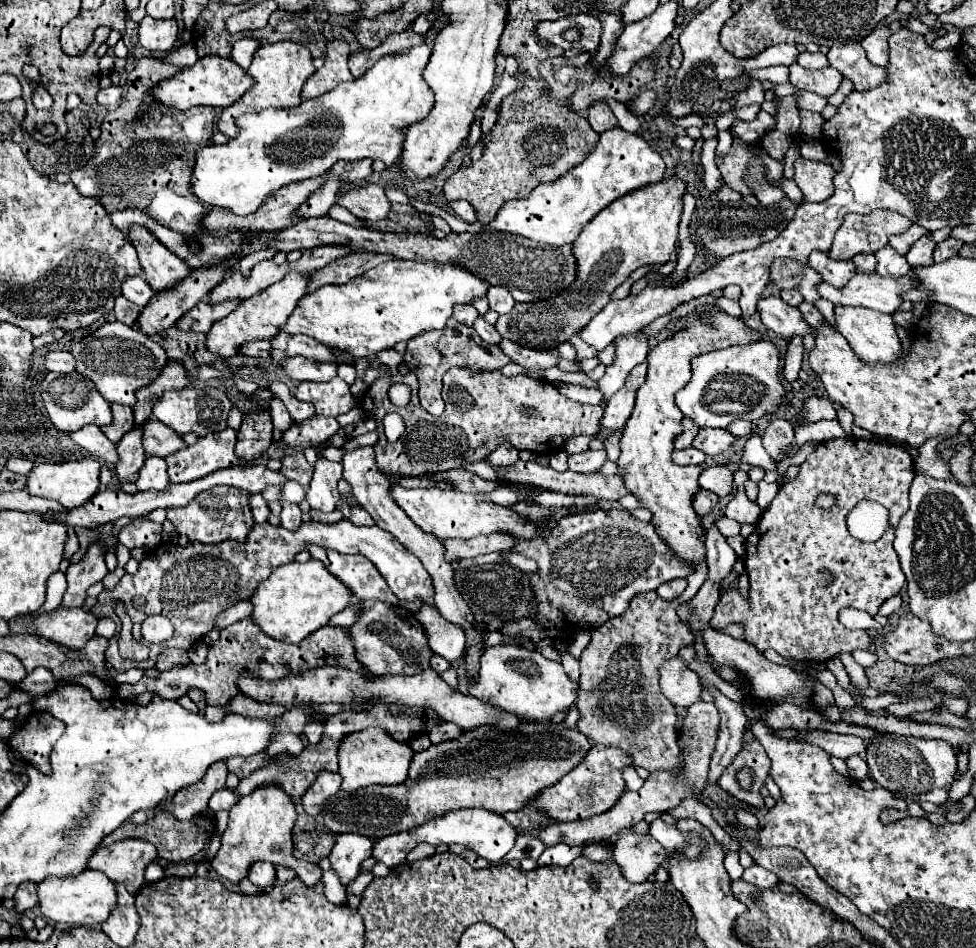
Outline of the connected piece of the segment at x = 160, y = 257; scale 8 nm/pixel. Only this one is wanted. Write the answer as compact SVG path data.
M133 225L125 239L137 249L139 263L145 271L145 281L153 291L169 289L191 273L191 267L169 251L149 229Z

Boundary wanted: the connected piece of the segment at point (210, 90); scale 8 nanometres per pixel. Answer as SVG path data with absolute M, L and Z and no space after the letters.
M209 55L209 57L199 59L195 65L185 67L175 77L159 83L155 89L151 89L141 103L141 111L147 113L155 103L177 109L177 111L187 111L187 109L199 107L199 105L201 107L209 105L209 107L215 107L215 109L223 109L223 107L229 107L231 103L235 103L245 91L249 91L251 85L253 85L251 77L235 61Z

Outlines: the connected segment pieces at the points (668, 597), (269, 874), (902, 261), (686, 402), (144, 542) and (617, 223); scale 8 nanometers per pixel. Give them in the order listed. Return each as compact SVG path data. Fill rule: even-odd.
M673 579L673 581L663 583L663 585L657 589L657 593L659 593L659 597L663 597L665 601L673 601L673 599L677 599L677 597L685 591L685 587L687 587L687 581L685 581L685 579Z
M255 861L255 863L249 867L247 879L249 879L253 885L265 889L267 885L271 885L271 883L275 881L275 867L273 867L271 863L267 863L267 861Z
M885 245L875 253L877 257L877 273L879 275L907 275L911 271L911 265L903 255L899 255L891 245Z
M769 341L703 353L691 363L693 377L687 387L675 395L675 403L681 413L691 417L699 427L727 427L737 419L757 421L783 403L785 389L779 379L779 351Z
M135 517L131 525L125 525L119 531L119 543L127 549L135 547L157 547L161 543L163 525L149 521L147 517Z
M663 179L661 183L655 185L647 185L639 191L631 191L627 193L627 197L611 203L611 207L603 209L599 215L595 215L595 219L591 219L591 223L587 223L587 227L583 227L583 231L579 233L579 239L575 239L573 243L573 253L575 253L575 267L579 267L579 279L575 279L575 283L571 283L571 287L563 289L563 293L551 297L549 301L535 301L535 303L515 303L513 311L507 315L499 315L495 329L499 331L499 335L503 339L515 341L523 347L529 349L539 349L539 351L547 351L547 349L555 349L555 345L569 341L573 335L577 335L579 327L585 327L609 301L611 301L611 293L641 265L649 263L649 265L663 265L669 261L671 253L675 251L677 245L677 227L679 227L679 217L683 211L683 197L685 193L685 183L681 179Z

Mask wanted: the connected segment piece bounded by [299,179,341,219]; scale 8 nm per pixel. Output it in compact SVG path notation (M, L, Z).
M327 179L327 183L323 183L323 187L319 187L319 191L315 191L315 195L311 195L311 199L307 199L303 207L299 207L299 219L327 215L329 207L335 203L335 195L339 189L339 179Z

